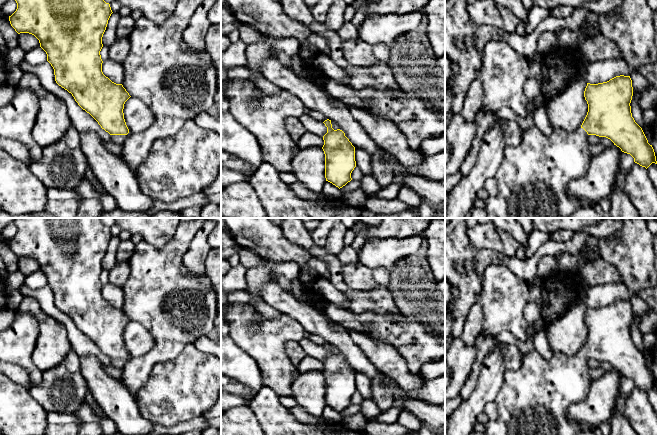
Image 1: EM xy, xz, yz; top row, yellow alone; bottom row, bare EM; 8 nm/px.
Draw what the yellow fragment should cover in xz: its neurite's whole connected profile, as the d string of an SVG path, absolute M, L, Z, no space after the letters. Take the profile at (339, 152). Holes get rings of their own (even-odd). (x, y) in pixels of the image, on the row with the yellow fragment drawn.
M331 120L323 122L327 133L323 136L325 154L325 178L339 189L352 180L351 173L356 167L355 147L345 133L332 128Z

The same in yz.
M620 75L598 84L587 83L584 97L588 112L579 129L570 132L554 127L547 136L533 126L524 131L519 145L506 146L496 174L484 183L488 193L484 200L487 218L567 218L579 208L593 208L585 199L571 197L566 191L567 185L583 177L588 169L591 158L588 135L610 139L646 169L652 163L657 164L652 145L632 117L632 96L630 76Z

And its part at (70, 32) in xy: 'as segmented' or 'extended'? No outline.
as segmented

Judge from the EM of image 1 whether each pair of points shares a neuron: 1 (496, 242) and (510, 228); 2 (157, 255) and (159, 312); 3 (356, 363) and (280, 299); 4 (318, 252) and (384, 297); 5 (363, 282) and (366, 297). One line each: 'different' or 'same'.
1: different
2: same
3: same
4: same
5: different

